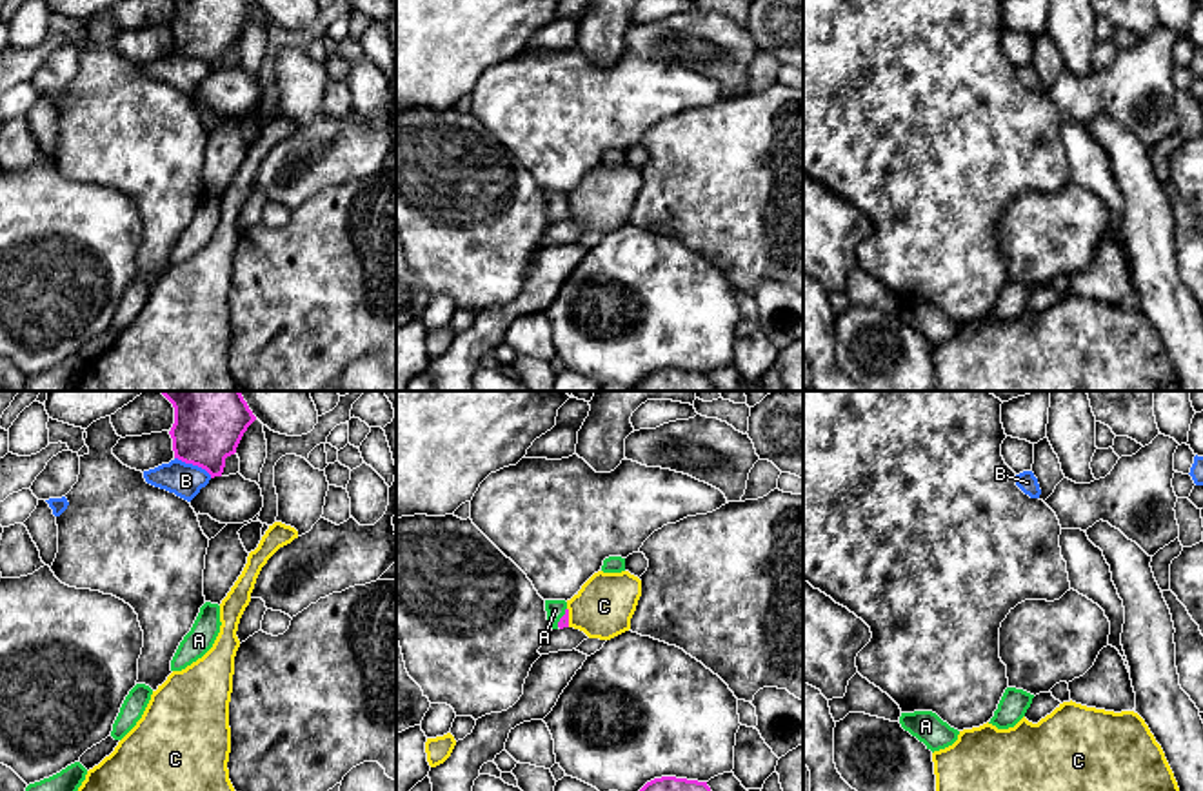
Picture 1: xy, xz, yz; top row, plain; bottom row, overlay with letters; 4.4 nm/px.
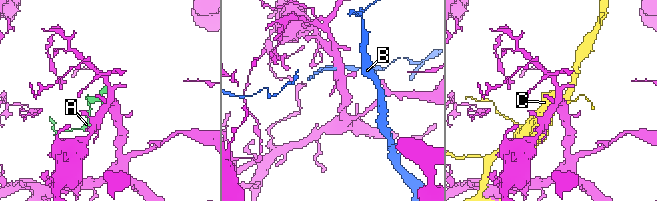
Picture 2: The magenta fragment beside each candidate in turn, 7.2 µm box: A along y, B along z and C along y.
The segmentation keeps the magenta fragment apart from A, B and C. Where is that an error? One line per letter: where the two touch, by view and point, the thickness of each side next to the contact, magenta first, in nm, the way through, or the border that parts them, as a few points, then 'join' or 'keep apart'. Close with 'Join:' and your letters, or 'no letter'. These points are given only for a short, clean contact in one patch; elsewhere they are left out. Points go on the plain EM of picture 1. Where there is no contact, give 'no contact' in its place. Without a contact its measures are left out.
A: meets magenta in xz at (562, 210); 50 nm thick on the magenta side, 80 nm on the other; runs through xz (564, 215), (562, 210), (555, 202); join
B: meets magenta in xy at (193, 57); 260 nm thick on the magenta side, 150 nm on the other; keep apart
C: meets magenta in xz at (567, 210); 50 nm thick on the magenta side, 260 nm on the other; keep apart
Join: A

